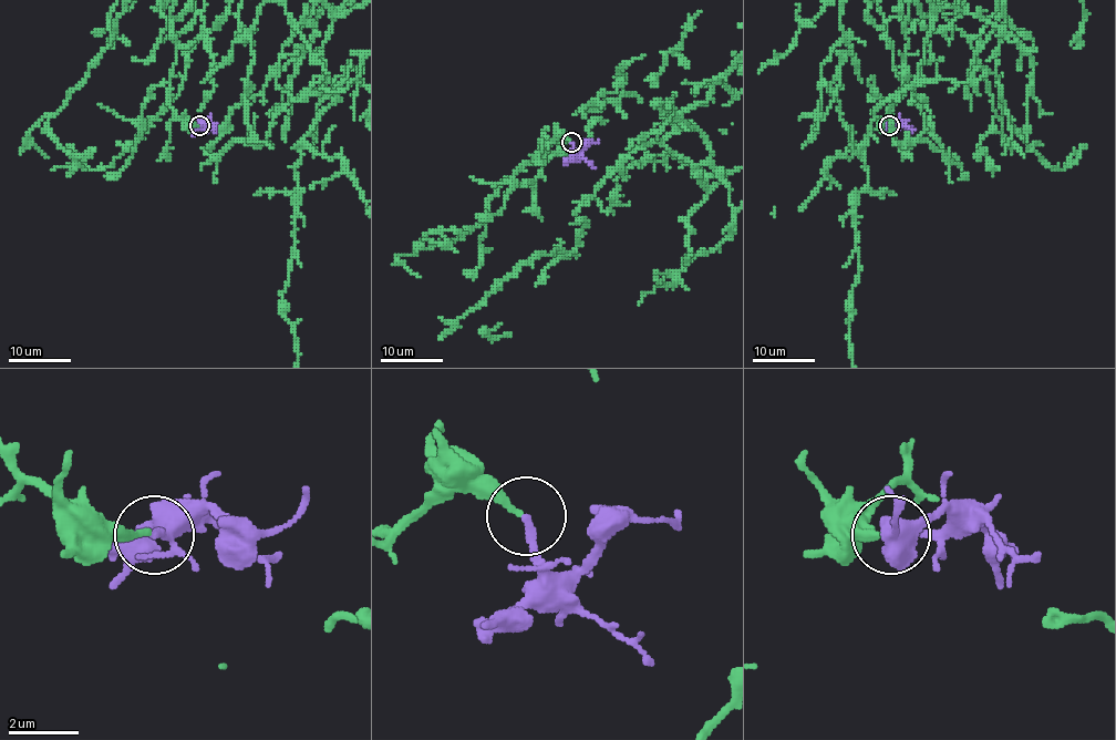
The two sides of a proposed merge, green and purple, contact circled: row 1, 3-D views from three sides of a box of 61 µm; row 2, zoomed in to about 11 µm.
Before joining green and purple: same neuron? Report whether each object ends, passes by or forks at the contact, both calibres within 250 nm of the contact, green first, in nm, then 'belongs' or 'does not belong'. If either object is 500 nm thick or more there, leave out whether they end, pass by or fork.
green ends there; purple ends there; 200 nm thick on the green side, 220 nm on the other; does not belong

